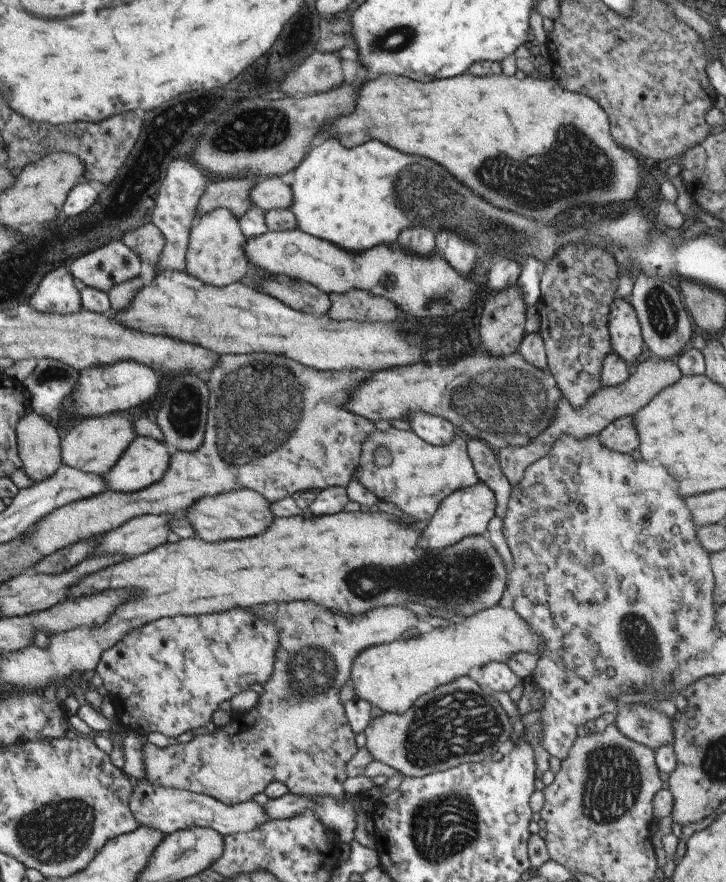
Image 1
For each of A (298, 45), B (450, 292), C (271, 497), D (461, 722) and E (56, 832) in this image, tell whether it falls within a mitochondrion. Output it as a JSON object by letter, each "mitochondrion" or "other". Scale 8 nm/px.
{"A":"mitochondrion","B":"mitochondrion","C":"other","D":"mitochondrion","E":"mitochondrion"}

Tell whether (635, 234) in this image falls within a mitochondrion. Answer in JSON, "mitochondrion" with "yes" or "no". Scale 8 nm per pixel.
{"mitochondrion":"yes"}

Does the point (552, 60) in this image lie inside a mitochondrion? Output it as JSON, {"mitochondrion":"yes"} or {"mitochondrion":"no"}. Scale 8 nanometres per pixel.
{"mitochondrion":"no"}

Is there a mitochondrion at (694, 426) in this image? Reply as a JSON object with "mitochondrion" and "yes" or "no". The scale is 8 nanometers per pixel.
{"mitochondrion":"no"}

